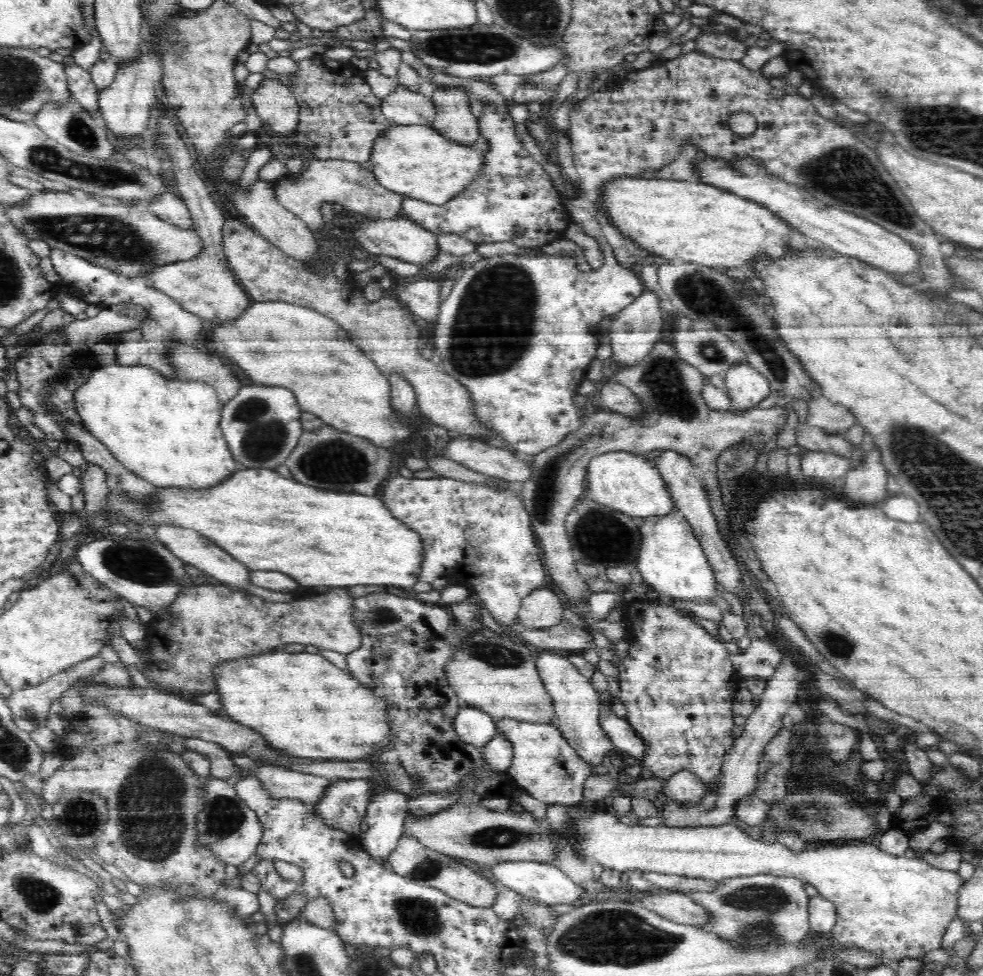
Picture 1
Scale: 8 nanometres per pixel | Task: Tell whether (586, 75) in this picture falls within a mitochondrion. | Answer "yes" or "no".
no

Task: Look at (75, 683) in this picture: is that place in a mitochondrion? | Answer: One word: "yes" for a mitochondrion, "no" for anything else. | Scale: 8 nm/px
no

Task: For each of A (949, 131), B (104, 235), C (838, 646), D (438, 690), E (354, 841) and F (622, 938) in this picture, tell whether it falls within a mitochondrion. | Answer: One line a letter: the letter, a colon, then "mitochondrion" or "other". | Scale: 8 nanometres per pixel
A: mitochondrion
B: mitochondrion
C: mitochondrion
D: other
E: other
F: mitochondrion

